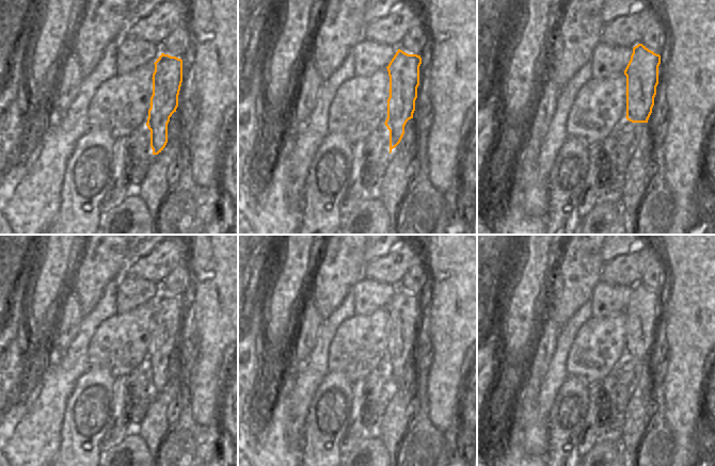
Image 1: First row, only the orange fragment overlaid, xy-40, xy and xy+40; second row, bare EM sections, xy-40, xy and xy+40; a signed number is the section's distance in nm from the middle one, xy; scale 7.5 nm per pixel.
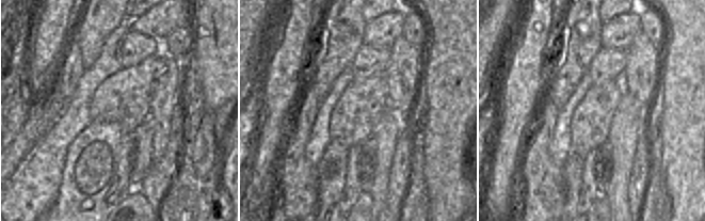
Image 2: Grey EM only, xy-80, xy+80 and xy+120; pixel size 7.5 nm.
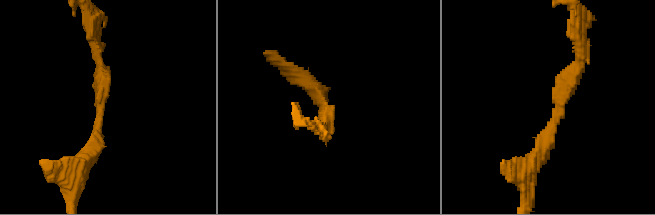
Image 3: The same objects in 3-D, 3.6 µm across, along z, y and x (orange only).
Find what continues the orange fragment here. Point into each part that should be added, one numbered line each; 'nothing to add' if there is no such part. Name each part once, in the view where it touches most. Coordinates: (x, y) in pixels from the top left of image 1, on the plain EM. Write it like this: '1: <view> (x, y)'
nothing to add

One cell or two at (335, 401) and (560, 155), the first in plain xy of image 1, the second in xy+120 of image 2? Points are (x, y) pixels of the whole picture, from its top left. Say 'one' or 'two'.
two

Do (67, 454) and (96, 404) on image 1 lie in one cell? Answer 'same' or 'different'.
same

